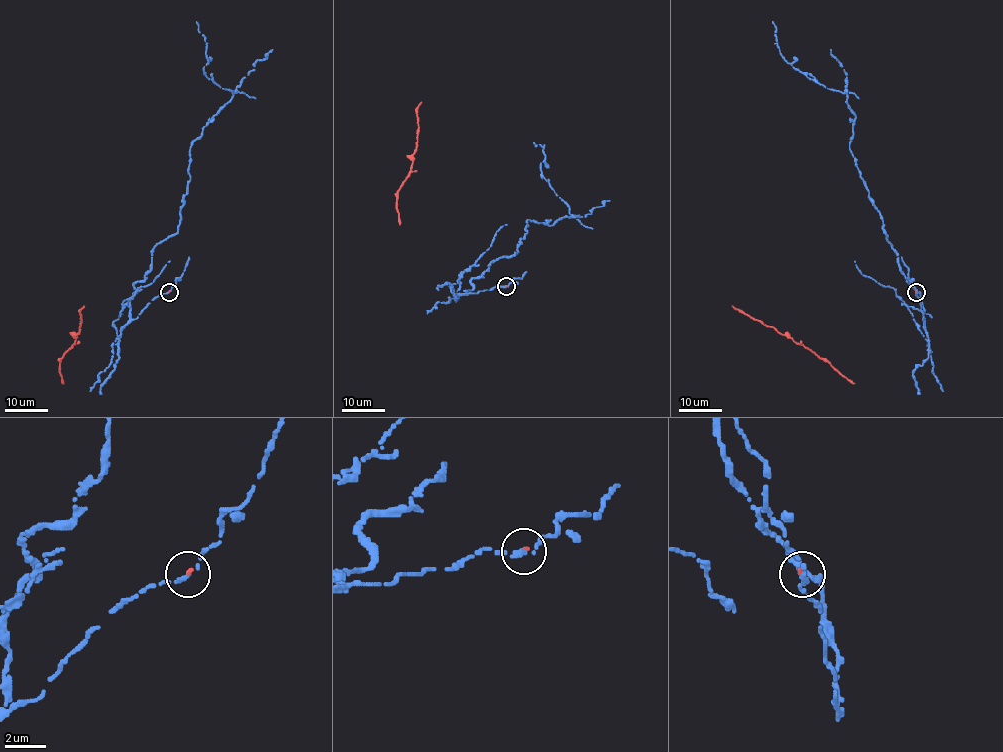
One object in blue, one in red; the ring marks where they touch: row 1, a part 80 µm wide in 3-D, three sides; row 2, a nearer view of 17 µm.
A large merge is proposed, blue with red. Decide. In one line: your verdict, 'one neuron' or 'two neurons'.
two neurons

